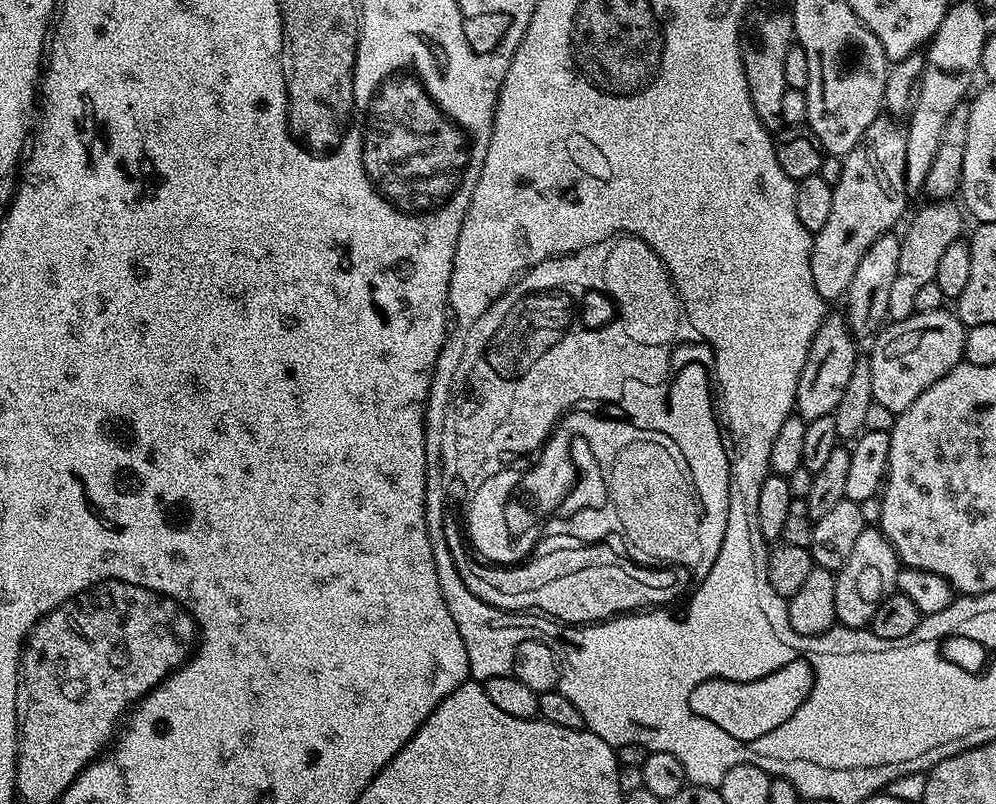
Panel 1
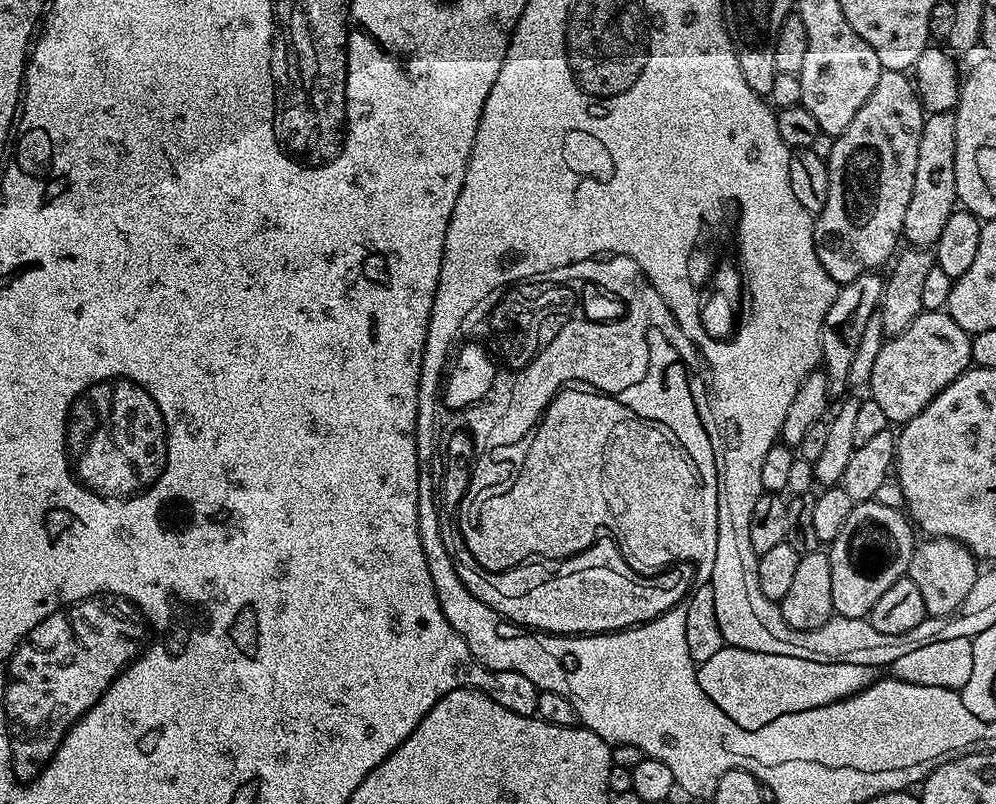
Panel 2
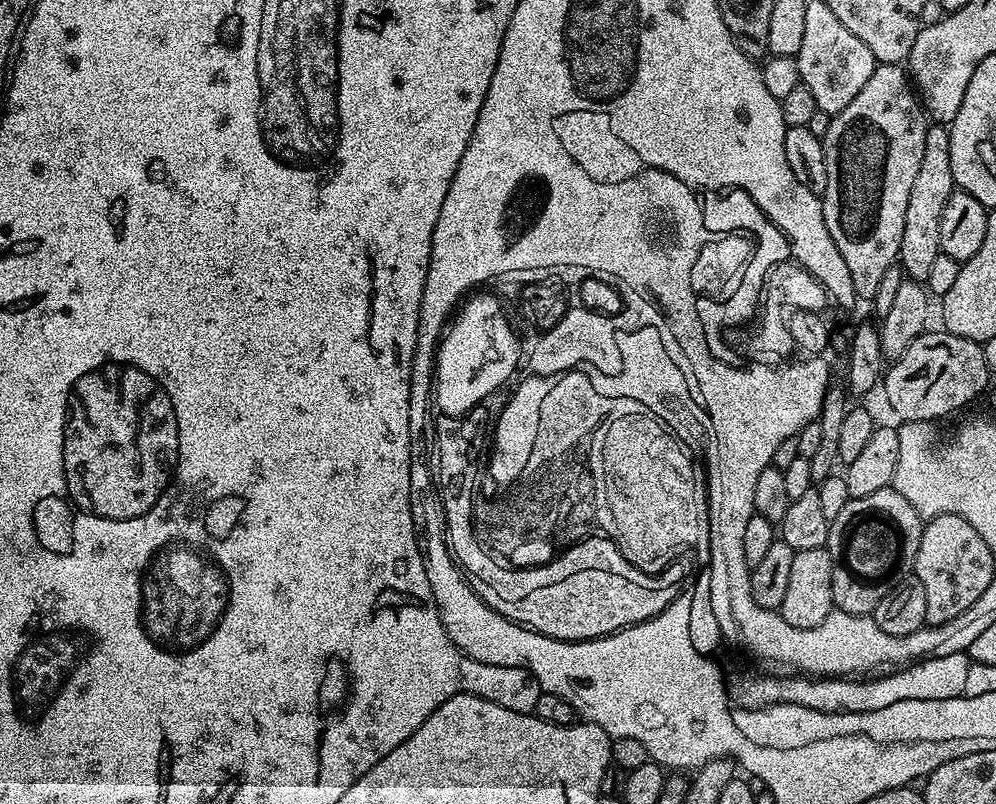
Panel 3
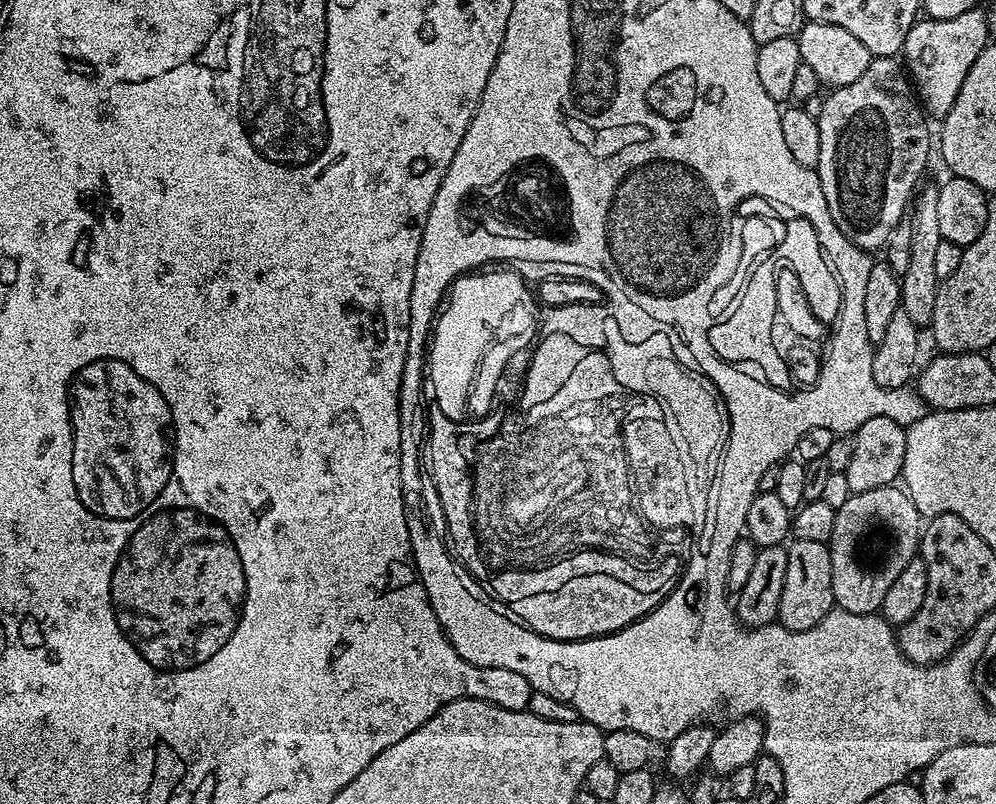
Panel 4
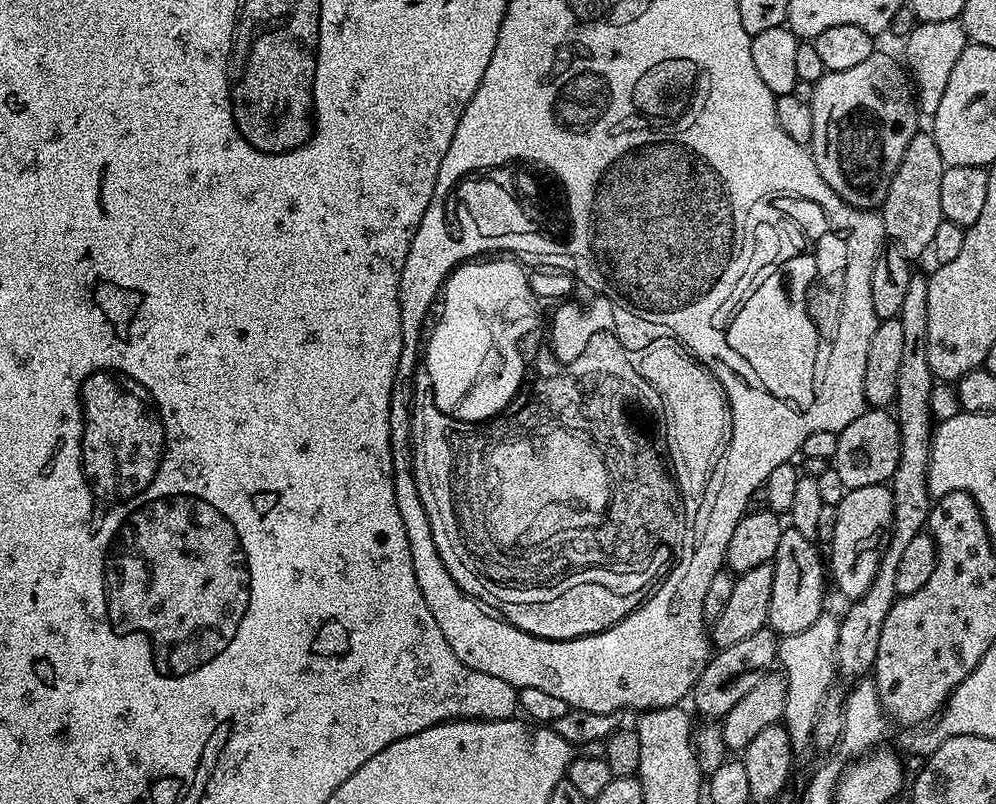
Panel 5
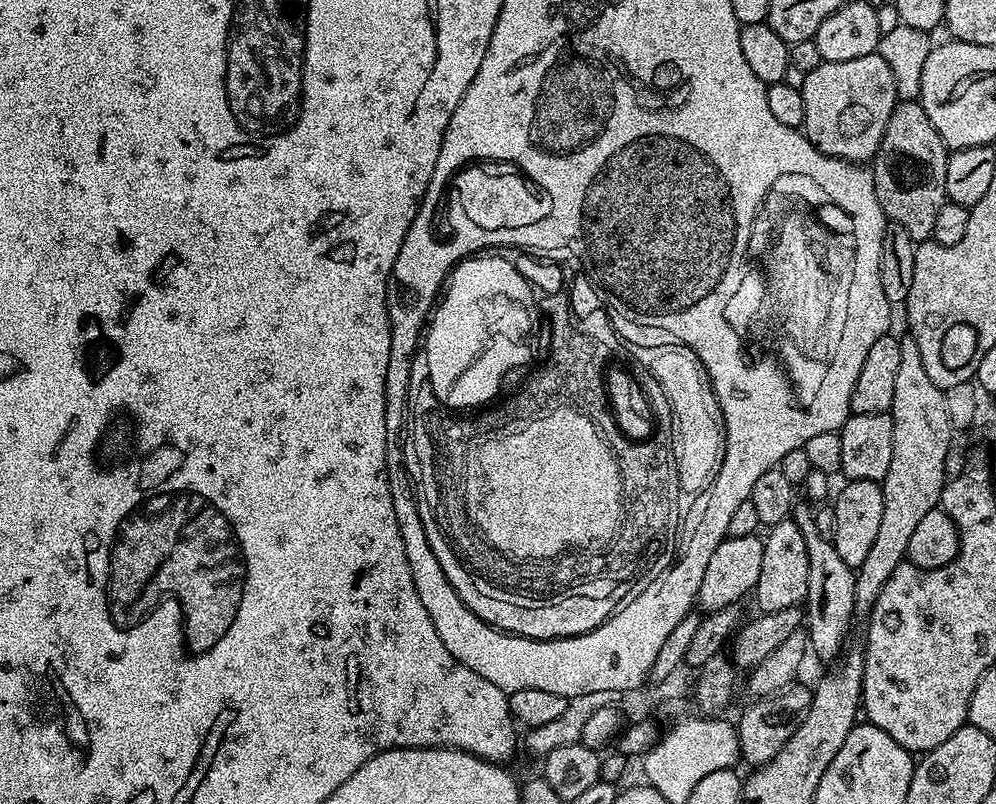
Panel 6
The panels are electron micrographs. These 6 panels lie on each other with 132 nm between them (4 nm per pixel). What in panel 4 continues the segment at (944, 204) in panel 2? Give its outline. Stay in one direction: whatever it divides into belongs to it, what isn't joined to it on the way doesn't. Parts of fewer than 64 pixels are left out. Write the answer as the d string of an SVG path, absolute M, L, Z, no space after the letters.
M935 183L926 184L919 189L914 200L914 207L910 212L912 225L910 262L900 276L900 307L909 316L910 322L914 322L916 327L921 330L927 329L934 318L934 302L938 298L941 281L938 274L934 274L934 261L936 251L938 251L938 242L941 239L938 230L938 194L940 190Z

